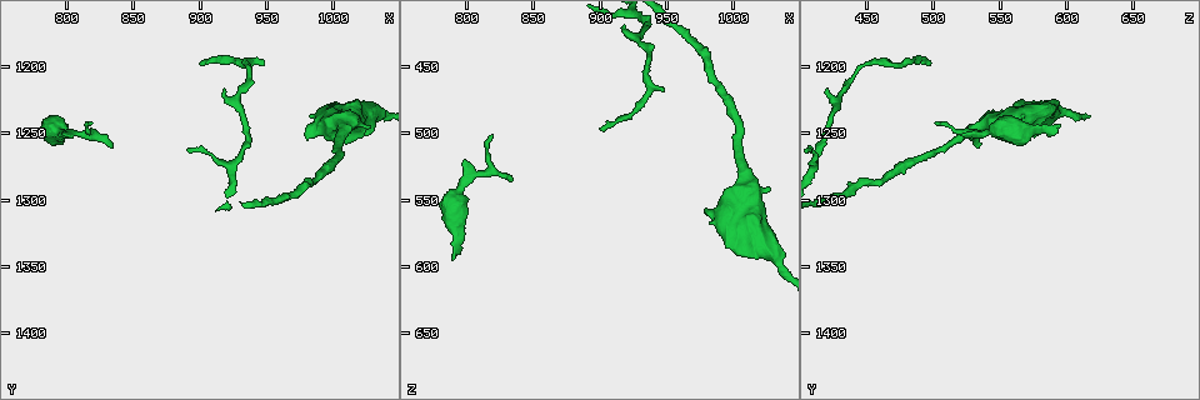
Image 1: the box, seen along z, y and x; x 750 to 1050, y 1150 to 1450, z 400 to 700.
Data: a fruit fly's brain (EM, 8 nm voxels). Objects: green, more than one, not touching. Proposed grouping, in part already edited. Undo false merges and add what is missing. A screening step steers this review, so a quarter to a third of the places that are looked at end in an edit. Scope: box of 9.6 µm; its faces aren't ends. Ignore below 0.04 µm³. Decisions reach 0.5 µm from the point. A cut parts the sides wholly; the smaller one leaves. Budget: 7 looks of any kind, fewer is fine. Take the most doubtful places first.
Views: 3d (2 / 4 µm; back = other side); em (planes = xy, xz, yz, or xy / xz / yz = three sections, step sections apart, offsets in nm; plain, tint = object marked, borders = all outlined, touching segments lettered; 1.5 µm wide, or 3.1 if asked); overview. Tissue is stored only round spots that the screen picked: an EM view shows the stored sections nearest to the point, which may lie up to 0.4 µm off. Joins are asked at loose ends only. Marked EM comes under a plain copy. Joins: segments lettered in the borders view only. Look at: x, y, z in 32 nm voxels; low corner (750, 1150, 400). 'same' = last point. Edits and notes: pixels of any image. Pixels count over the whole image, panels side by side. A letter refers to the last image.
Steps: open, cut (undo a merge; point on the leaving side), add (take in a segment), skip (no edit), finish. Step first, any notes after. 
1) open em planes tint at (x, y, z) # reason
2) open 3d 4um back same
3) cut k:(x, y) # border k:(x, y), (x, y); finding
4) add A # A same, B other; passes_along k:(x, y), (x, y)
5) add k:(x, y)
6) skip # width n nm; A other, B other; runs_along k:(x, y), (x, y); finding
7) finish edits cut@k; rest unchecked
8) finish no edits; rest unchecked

open em planes borders at (834, 1262, 534) # branch stops here

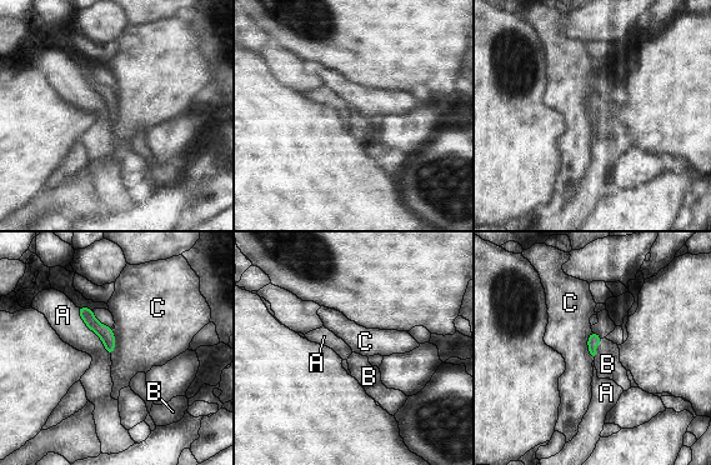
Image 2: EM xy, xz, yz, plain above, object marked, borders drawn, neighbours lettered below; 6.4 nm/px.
add B # longest_contact A 380 nm; A other, B same, C other; the neuron continues

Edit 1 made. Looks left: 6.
open 3d 2um at (920, 1216, 418) # an open end

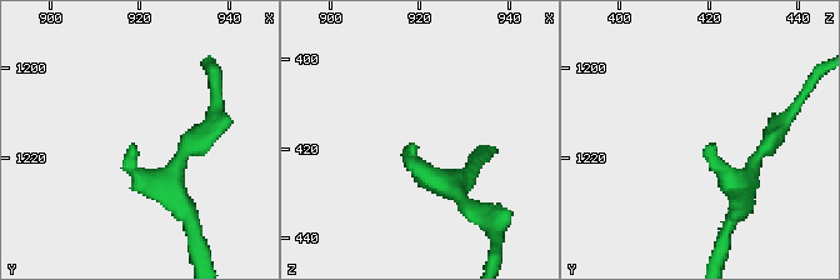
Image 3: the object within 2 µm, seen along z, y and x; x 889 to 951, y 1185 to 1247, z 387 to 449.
open em planes borders at (919, 1217, 420) # shape alone is not enough

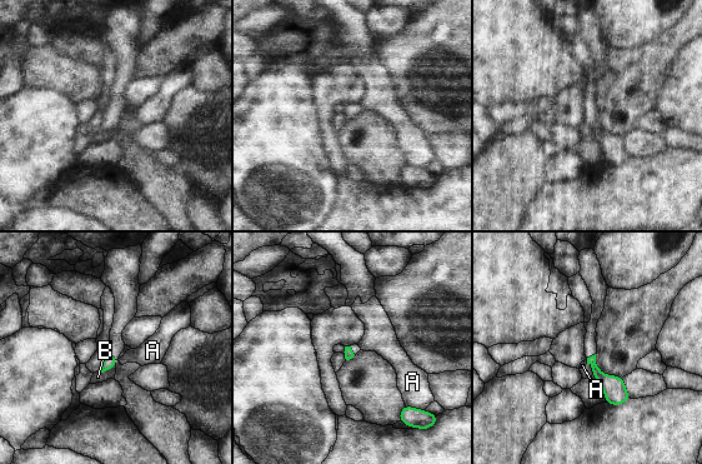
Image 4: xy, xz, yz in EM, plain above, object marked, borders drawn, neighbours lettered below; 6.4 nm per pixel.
skip # A other, B other; border 4:(405, 404), (417, 409); none of them fits

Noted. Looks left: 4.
open 3d 2um at (900, 1198, 494) # an open end

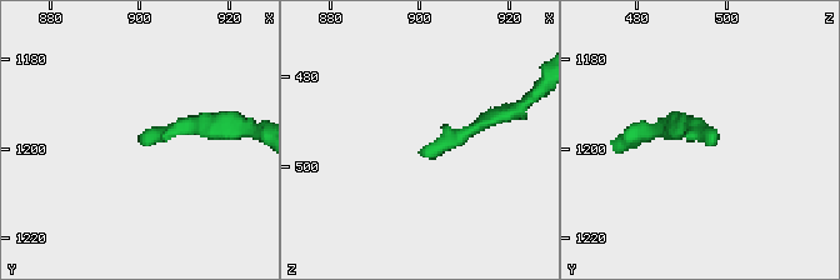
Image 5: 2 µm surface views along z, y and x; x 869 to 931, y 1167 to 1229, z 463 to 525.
open em xy step 4 tint at (901, 1198, 495)

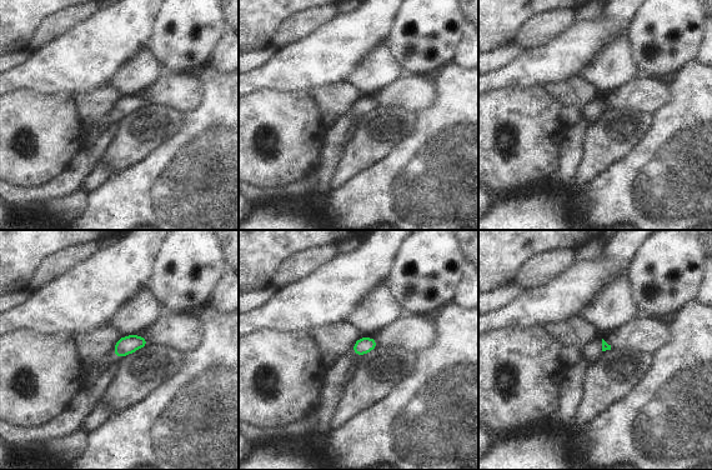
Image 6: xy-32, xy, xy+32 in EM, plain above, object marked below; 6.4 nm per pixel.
open em planes borders same

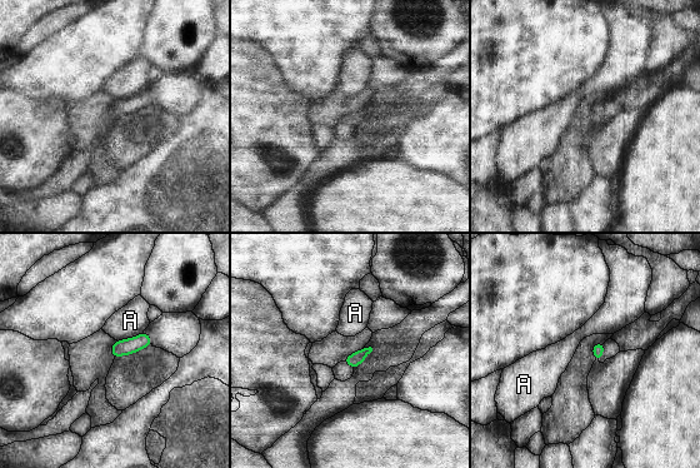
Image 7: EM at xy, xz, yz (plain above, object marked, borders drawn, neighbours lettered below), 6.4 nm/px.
skip # A other; border 7:(143, 332), (116, 340); no lettered segment goes on from it

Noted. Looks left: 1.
finish edits add@2; rest unchecked

